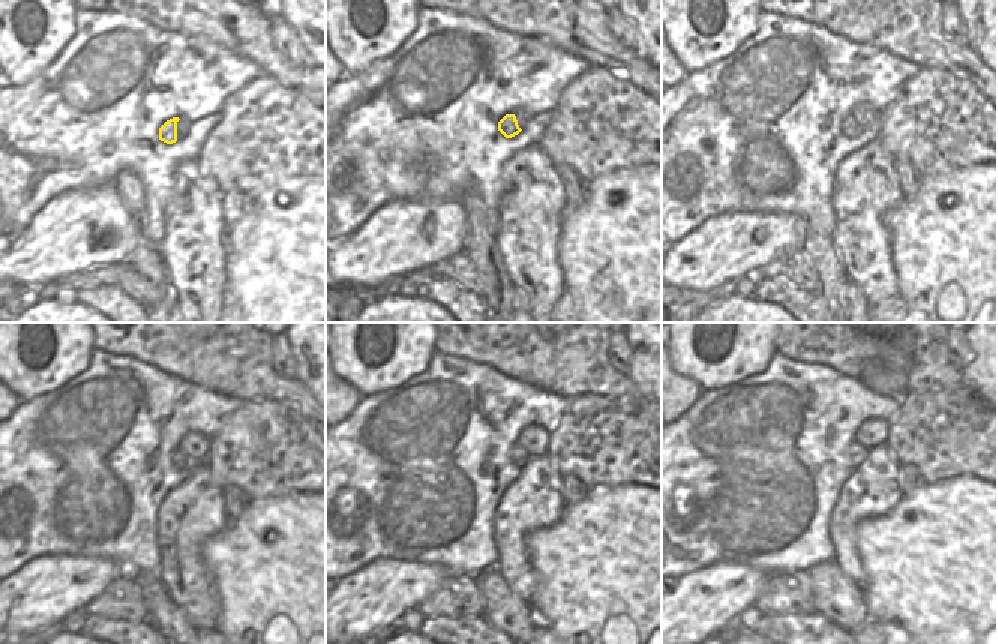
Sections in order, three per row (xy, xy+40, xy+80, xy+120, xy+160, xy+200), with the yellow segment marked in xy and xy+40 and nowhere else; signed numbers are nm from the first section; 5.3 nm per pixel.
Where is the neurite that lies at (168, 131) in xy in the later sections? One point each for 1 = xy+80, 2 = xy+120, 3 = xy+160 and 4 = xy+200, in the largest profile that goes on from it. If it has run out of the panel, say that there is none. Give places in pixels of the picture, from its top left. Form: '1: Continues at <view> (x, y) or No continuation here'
1: Continues at xy+80 (848, 125)
2: Continues at xy+120 (179, 460)
3: Continues at xy+160 (518, 455)
4: Continues at xy+200 (856, 454).

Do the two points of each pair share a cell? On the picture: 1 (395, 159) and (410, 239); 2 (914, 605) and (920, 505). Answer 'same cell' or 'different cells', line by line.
1: different cells
2: same cell

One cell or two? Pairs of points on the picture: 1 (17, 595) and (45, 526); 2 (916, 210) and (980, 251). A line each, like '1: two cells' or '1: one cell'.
1: two cells
2: one cell

